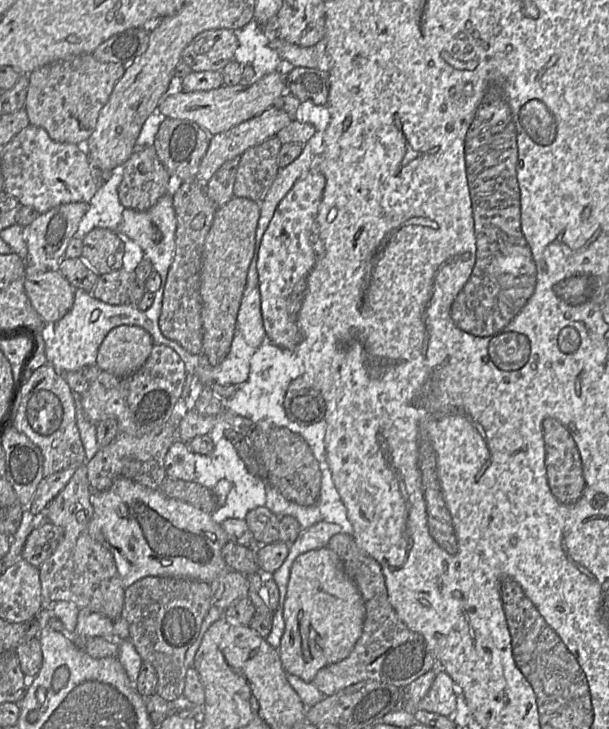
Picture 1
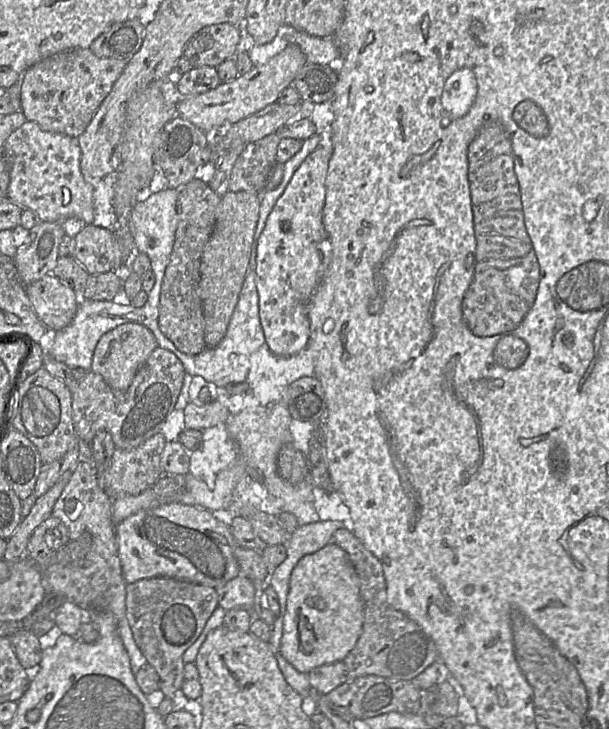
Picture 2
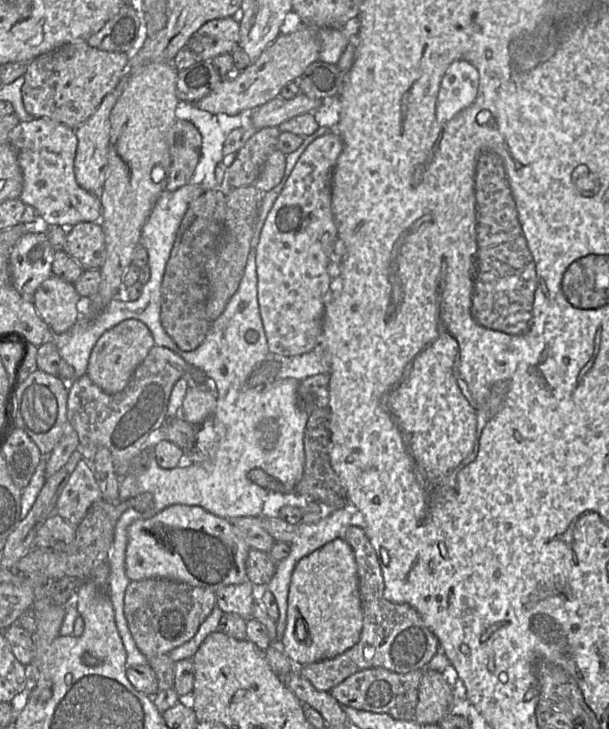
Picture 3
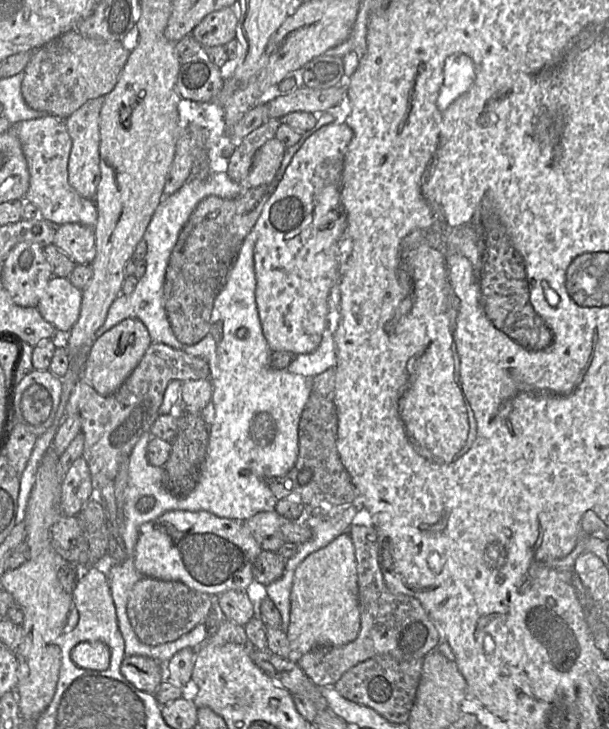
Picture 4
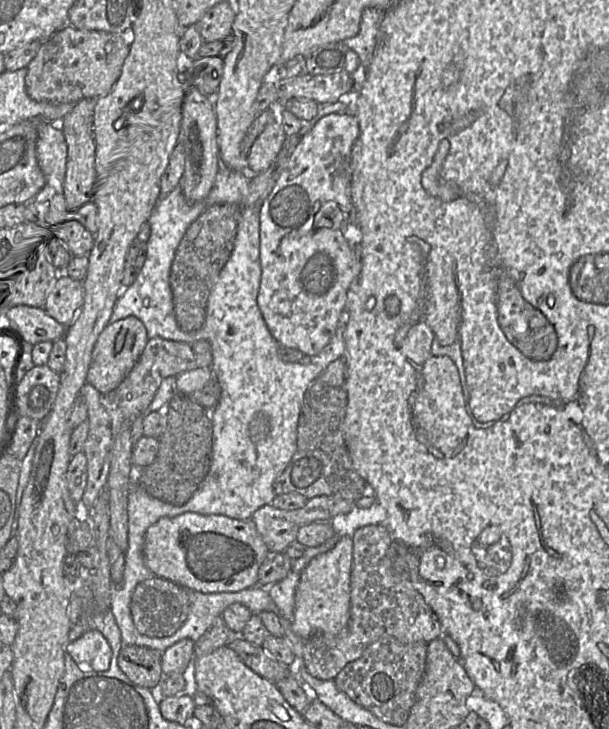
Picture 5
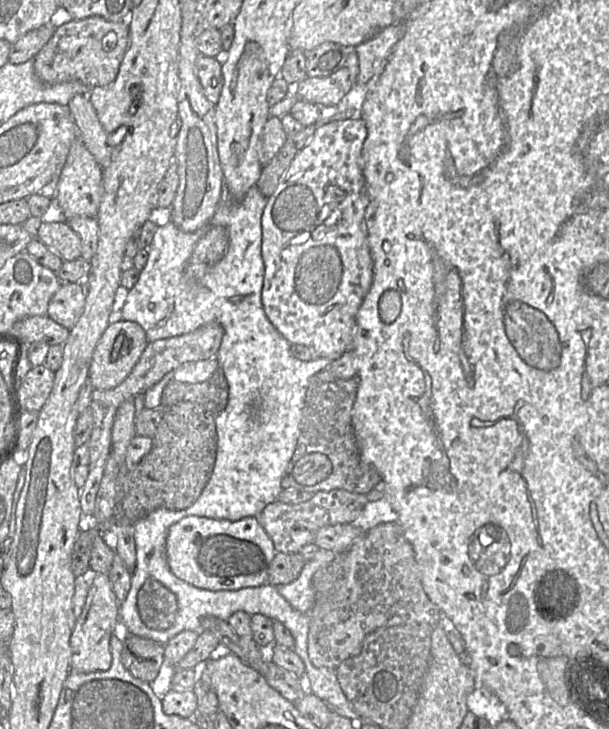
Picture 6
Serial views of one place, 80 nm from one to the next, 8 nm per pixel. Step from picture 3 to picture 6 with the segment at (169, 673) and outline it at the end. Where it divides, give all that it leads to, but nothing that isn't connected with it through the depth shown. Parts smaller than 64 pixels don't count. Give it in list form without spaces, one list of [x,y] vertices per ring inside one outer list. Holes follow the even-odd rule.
[[[147,579],[137,594],[137,608],[143,623],[150,629],[170,628],[178,611],[177,598],[155,579]]]

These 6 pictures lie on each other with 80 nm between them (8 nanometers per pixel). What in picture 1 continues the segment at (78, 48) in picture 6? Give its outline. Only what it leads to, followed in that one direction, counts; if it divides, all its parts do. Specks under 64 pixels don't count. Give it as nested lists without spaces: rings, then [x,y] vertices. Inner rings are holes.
[[[92,54],[77,55],[39,67],[28,74],[24,109],[30,125],[43,128],[56,142],[84,145],[124,71],[121,64],[99,62]]]

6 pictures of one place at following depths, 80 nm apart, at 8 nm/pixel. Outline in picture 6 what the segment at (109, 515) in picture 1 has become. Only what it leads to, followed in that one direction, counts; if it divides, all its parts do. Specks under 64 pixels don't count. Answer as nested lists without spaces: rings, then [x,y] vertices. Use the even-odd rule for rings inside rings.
[[[186,516],[170,526],[166,538],[167,562],[172,573],[194,587],[211,591],[268,584],[269,565],[276,553],[257,517],[229,521]]]

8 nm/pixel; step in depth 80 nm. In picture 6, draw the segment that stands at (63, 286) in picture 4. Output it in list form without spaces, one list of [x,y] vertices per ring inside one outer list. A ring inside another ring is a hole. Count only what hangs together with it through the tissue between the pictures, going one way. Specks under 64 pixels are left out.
[[[62,283],[48,303],[46,316],[70,330],[81,315],[84,304],[84,283]]]

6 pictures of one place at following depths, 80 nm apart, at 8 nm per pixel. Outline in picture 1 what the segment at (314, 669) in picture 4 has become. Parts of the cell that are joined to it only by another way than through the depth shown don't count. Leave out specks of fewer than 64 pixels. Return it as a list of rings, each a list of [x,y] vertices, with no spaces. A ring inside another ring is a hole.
[[[342,532],[332,536],[327,547],[333,550],[343,563],[348,576],[357,586],[365,606],[365,620],[360,638],[356,642],[351,653],[345,659],[320,669],[315,675],[312,683],[326,697],[332,696],[338,691],[366,680],[372,680],[387,685],[405,688],[414,680],[426,672],[436,669],[436,659],[424,640],[423,636],[410,630],[397,616],[388,600],[384,575],[380,564],[360,549],[353,537]]]

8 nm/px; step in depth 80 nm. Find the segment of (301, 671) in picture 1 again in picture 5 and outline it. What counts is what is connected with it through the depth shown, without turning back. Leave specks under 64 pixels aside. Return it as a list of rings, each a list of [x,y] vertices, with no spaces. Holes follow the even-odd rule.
[[[344,535],[334,547],[315,556],[301,573],[295,594],[293,632],[307,640],[313,635],[340,634],[350,618],[350,577],[353,562],[352,537]]]

